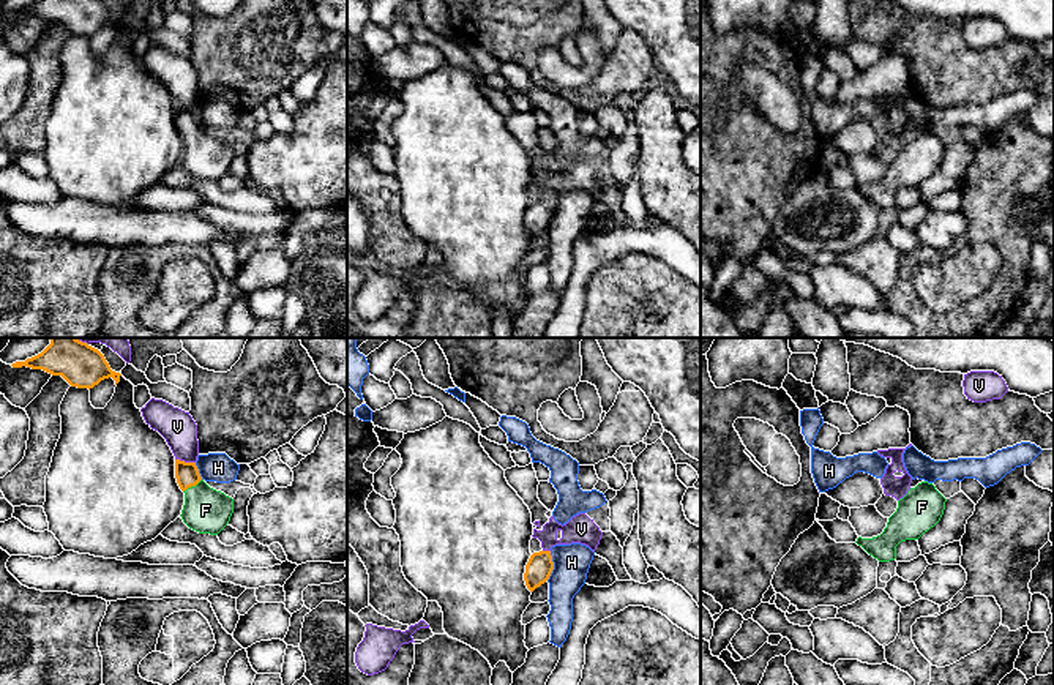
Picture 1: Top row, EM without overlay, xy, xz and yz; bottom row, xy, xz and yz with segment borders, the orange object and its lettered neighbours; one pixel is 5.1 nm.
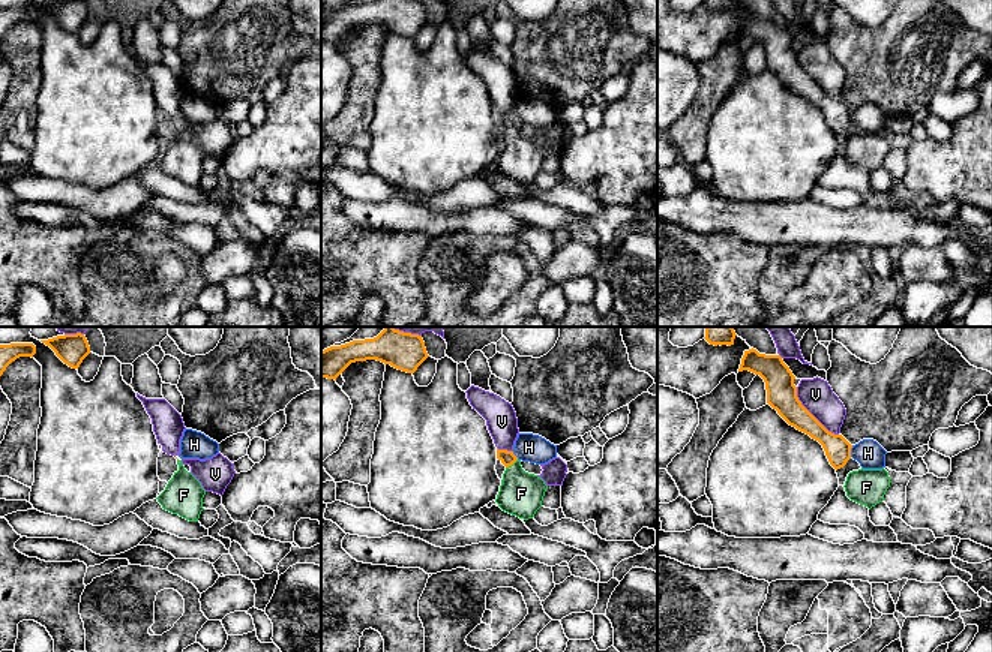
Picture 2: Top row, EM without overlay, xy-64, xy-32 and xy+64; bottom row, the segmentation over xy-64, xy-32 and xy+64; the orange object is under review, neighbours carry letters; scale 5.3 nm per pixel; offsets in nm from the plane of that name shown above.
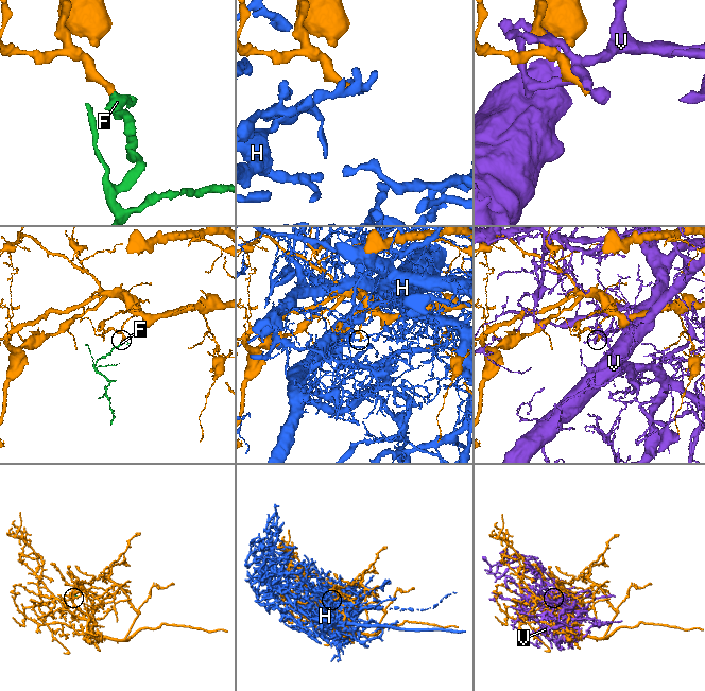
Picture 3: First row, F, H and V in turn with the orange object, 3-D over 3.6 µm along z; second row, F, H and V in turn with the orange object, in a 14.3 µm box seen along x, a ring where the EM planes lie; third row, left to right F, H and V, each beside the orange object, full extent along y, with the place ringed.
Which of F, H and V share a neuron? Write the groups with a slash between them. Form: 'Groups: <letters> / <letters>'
Groups: F / H / V

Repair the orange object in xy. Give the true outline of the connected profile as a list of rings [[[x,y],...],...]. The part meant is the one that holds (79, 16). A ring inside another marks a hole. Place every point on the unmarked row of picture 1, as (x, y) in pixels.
[[[38,0],[11,13],[43,16],[52,22],[62,22],[71,33],[88,36],[109,24],[117,32],[121,22],[110,16],[103,0]]]

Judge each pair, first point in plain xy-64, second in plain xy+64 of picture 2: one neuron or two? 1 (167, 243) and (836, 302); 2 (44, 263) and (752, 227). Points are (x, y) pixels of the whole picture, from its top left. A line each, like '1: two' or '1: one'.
1: two
2: two

